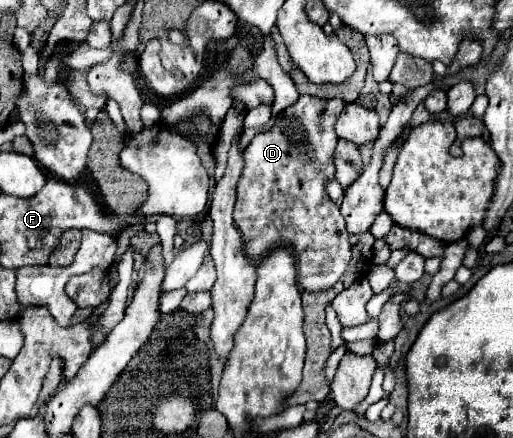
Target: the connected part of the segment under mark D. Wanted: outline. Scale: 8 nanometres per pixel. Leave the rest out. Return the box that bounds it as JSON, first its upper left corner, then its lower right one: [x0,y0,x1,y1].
[234,96,352,292]

